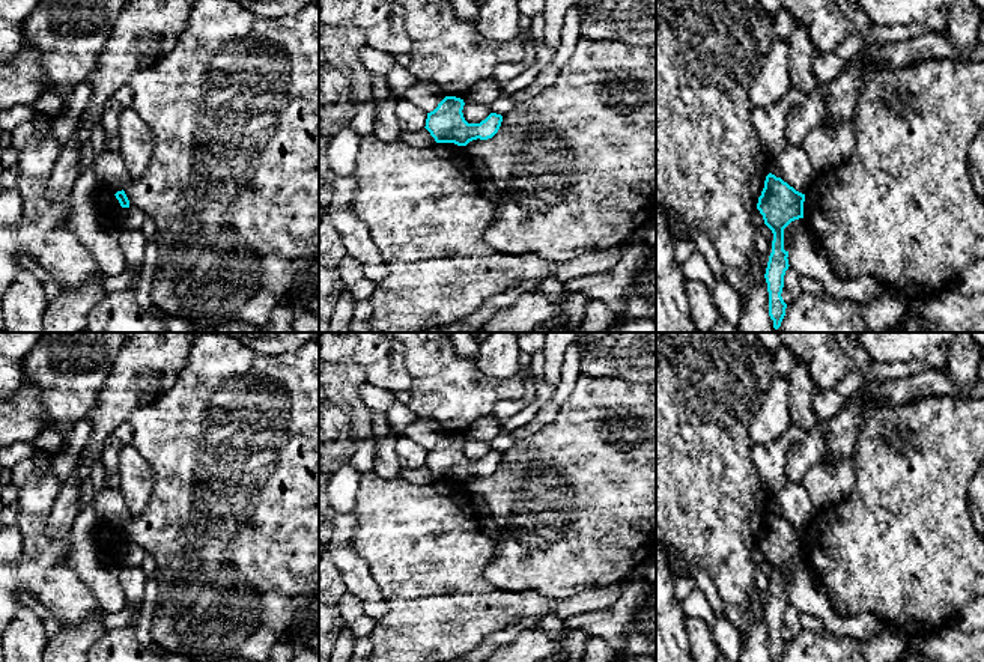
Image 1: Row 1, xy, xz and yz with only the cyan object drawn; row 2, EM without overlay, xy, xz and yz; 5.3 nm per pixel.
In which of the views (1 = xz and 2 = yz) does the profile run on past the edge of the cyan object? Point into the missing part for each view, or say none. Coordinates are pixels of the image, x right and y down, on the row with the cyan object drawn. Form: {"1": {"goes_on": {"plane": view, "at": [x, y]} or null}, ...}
{"1": {"goes_on": null}, "2": {"goes_on": null}}

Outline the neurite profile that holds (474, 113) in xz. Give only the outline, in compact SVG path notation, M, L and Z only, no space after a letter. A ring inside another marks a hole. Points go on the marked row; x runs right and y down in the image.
M465 104L462 113L468 123L480 123L490 114L490 107L484 104Z

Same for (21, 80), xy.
M24 47L12 60L0 63L0 110L30 105L48 90L39 53Z

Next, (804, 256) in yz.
M808 227L794 236L787 259L788 265L800 275L820 280L825 292L835 299L873 304L885 287L873 275L861 275L847 281L837 278L829 262L817 248Z

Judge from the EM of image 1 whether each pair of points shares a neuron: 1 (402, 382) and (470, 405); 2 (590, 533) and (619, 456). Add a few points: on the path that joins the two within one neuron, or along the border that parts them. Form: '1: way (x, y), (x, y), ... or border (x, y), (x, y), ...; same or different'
1: border (403, 351), (403, 367), (411, 378), (410, 390); different
2: way (590, 513), (590, 501), (616, 476); same

